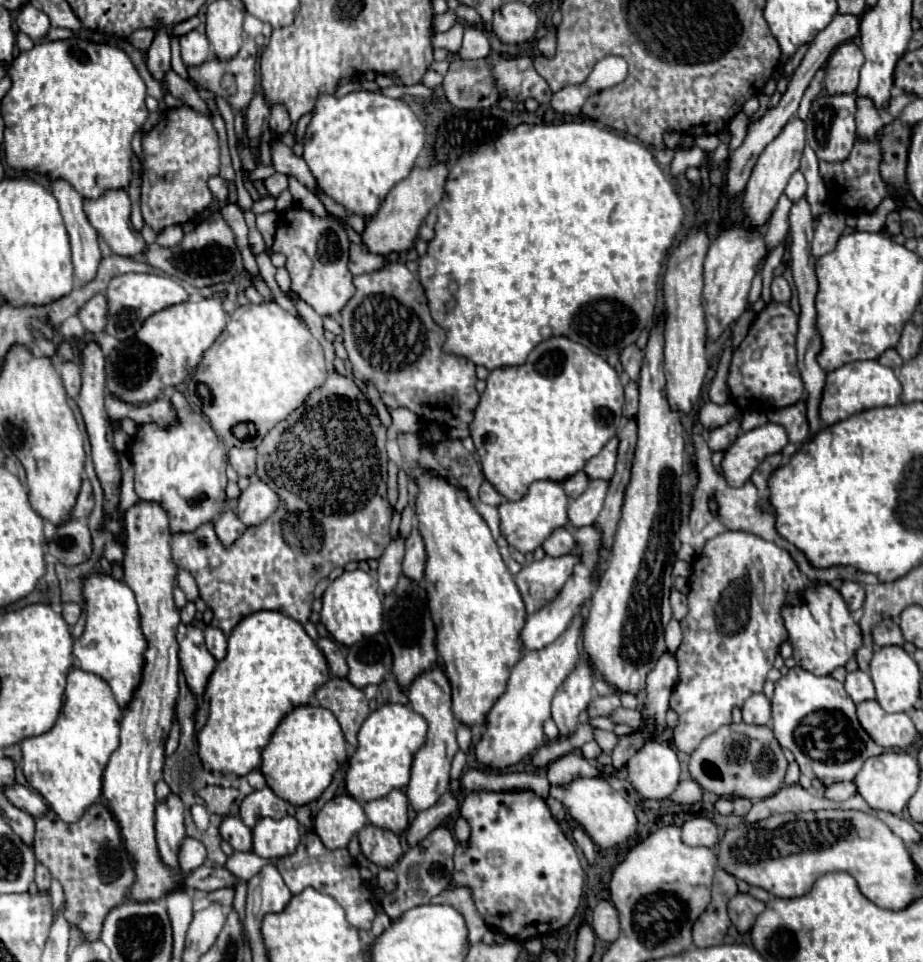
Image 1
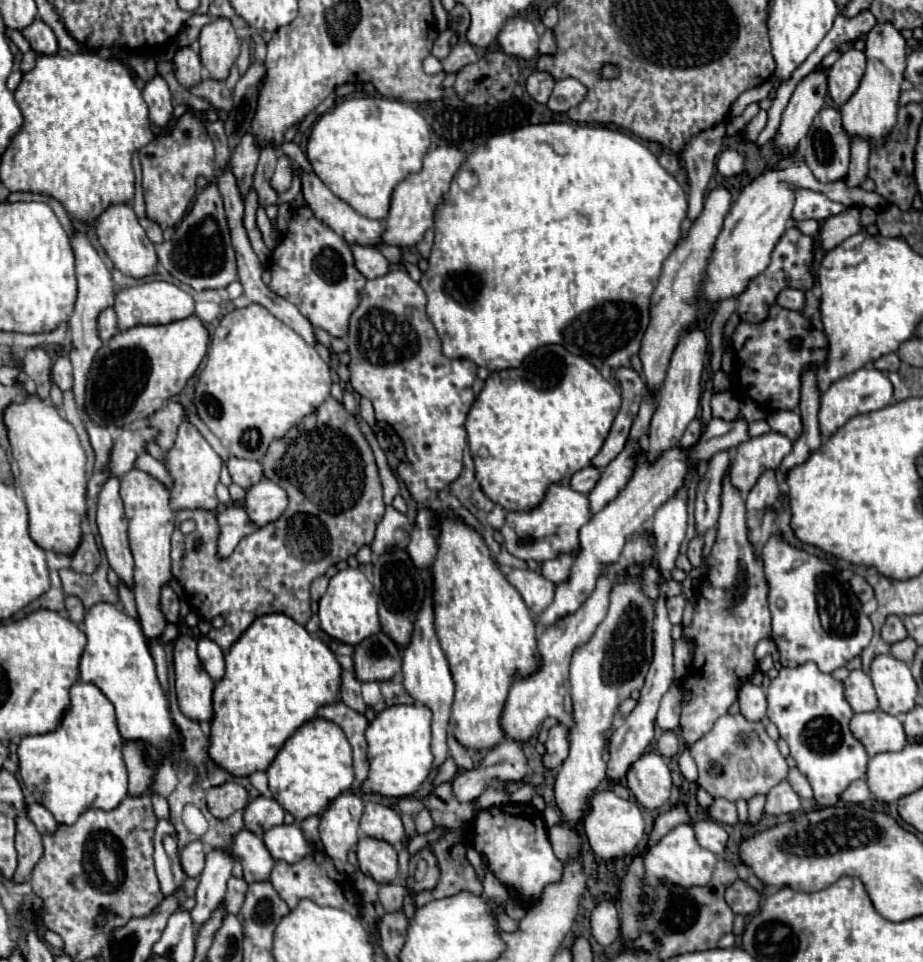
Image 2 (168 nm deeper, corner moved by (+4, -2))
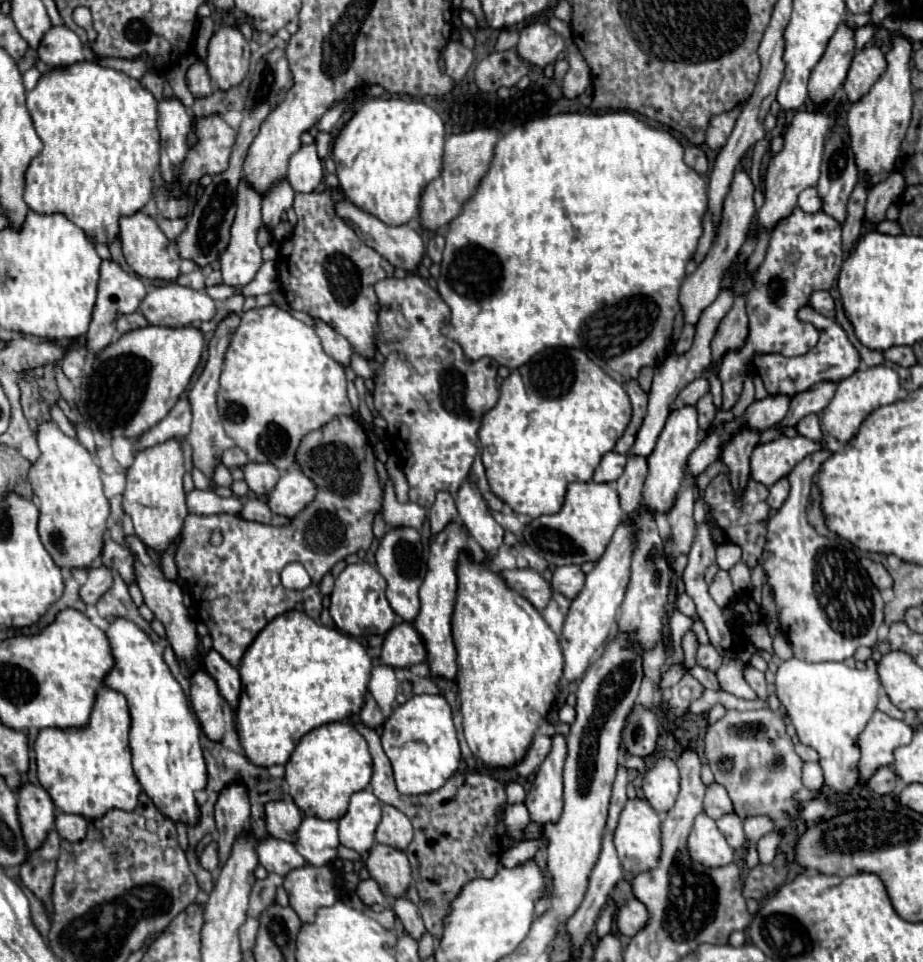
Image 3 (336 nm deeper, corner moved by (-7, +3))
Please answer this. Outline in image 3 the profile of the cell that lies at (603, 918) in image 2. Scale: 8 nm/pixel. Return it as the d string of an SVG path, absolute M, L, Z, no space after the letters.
M637 898L627 900L617 912L619 934L635 936L647 924L647 918L649 918L649 914L647 914L647 908L643 906L643 902L639 902Z

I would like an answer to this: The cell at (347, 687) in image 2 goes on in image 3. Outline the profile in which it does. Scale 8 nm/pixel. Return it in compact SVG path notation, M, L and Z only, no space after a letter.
M371 694L365 696L365 706L363 706L361 714L359 714L359 720L361 720L361 724L365 724L367 728L373 728L373 730L379 728L385 722L385 718L383 718L377 702L371 698Z

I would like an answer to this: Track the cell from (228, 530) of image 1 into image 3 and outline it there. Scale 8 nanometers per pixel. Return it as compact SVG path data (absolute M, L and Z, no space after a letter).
M249 498L243 506L241 516L245 520L253 520L253 522L261 522L261 524L273 524L275 514L269 510L267 502L261 498Z

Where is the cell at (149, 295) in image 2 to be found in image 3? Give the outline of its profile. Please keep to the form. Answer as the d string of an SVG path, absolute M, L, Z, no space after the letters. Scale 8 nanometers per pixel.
M167 284L149 292L141 302L139 312L155 326L185 328L211 320L217 308L215 302L201 290Z

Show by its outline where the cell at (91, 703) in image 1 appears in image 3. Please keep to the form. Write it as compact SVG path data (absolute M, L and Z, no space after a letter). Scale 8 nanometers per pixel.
M103 686L91 712L91 720L81 730L45 728L35 740L37 776L41 786L51 794L57 810L79 814L87 820L101 818L107 810L133 810L141 792L131 766L129 748L129 708L123 694Z

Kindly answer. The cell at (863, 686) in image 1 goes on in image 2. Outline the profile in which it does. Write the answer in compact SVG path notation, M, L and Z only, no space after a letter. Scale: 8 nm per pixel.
M856 669L848 675L848 679L844 681L844 695L850 703L850 707L860 713L860 711L876 711L878 709L878 699L876 699L876 691L874 685L870 681L870 677Z

